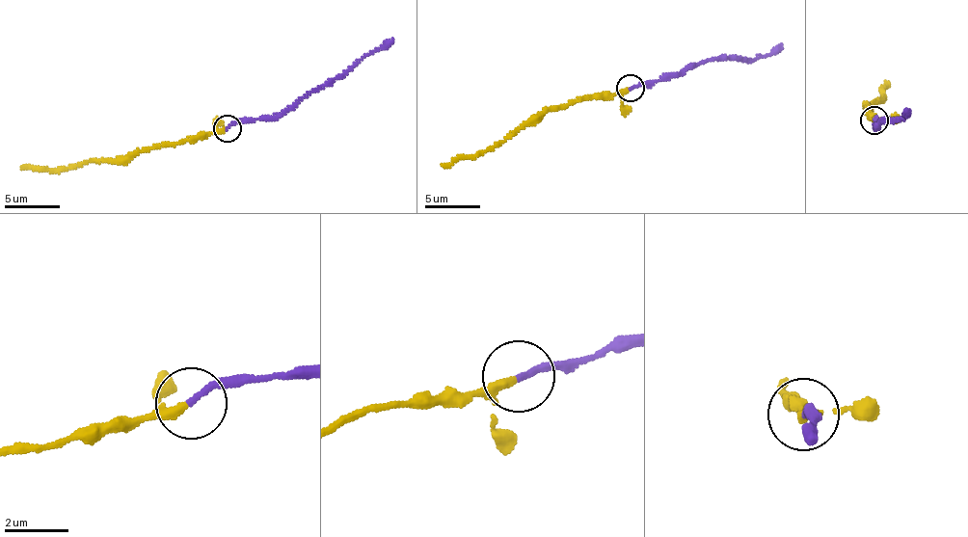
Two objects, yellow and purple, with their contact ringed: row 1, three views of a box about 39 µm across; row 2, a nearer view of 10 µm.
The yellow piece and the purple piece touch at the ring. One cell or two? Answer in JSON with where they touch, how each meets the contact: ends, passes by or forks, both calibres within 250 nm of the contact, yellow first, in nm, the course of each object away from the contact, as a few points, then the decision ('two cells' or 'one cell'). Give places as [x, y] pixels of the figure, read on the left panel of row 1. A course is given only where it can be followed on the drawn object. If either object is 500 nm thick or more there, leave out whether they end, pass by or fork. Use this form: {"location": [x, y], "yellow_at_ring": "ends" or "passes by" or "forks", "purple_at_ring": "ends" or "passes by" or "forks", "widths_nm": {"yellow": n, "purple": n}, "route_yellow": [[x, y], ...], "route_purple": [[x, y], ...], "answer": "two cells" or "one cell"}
{"location": [227, 128], "yellow_at_ring": "passes by", "purple_at_ring": "ends", "widths_nm": {"yellow": 200, "purple": 200}, "route_yellow": [[227, 127], [69, 168], [40, 171], [21, 167]], "route_purple": [[227, 127], [282, 116], [392, 39]], "answer": "two cells"}

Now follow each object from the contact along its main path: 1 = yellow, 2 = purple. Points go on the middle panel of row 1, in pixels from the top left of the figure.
1: (630, 88), (543, 109), (488, 150), (458, 156), (442, 164)
2: (630, 88), (682, 75), (720, 57), (750, 62), (776, 51), (781, 43)

